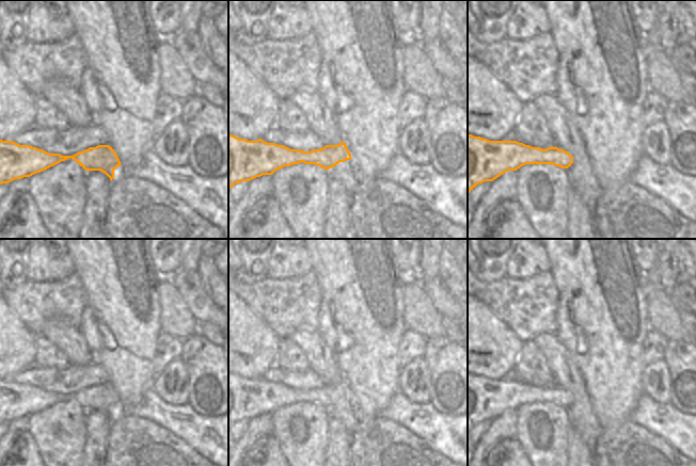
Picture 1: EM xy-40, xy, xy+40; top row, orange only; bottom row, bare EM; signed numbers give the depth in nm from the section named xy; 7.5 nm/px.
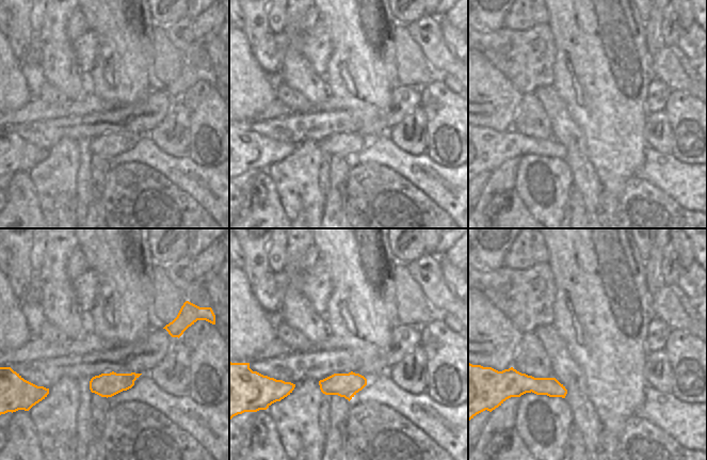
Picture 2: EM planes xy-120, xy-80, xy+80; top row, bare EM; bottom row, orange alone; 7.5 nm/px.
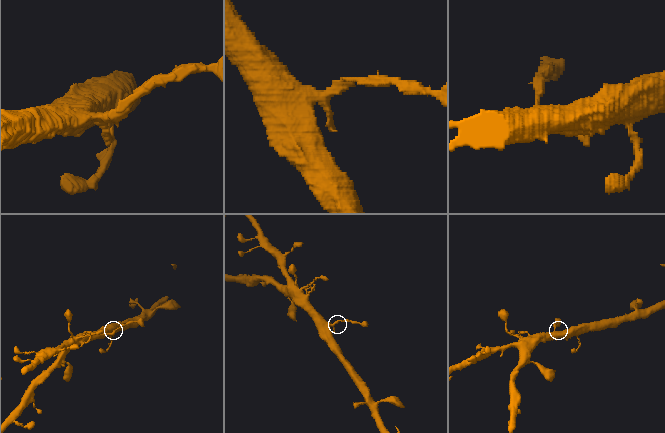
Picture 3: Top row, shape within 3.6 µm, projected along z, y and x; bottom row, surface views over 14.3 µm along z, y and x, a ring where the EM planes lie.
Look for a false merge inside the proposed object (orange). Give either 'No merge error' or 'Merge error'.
Merge error

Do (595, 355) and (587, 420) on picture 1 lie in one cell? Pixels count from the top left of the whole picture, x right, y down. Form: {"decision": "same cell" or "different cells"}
{"decision": "different cells"}

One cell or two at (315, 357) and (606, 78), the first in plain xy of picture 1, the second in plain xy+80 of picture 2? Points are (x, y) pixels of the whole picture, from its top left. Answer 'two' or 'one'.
two

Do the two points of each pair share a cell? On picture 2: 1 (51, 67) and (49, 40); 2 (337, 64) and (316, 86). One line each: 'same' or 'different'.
1: same
2: different

